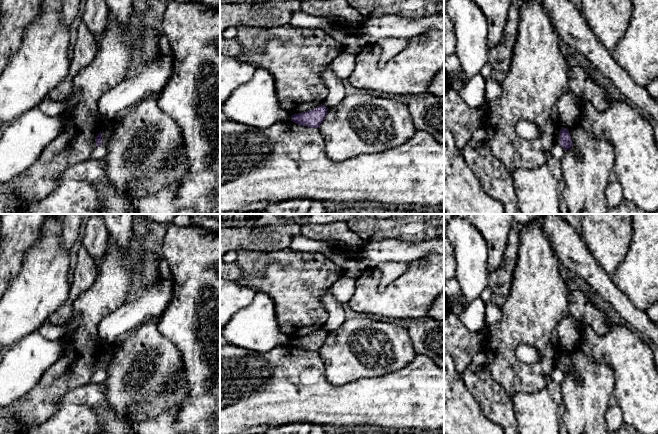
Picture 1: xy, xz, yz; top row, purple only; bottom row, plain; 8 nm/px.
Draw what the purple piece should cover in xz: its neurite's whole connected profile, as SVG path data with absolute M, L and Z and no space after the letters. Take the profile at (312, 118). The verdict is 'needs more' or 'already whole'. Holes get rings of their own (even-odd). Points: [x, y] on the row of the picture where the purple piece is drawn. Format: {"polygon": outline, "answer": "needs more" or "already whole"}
{"polygon": "M321 104L313 109L292 115L291 121L299 125L318 128L327 111L328 108Z", "answer": "already whole"}

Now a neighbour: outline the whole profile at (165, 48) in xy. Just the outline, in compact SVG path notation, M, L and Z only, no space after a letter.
M163 33L159 38L159 48L161 54L171 54L171 46L169 44L168 38Z

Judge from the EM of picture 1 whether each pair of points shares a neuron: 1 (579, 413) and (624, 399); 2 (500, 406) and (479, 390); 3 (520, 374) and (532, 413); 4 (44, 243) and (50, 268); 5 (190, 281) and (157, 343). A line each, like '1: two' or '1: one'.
1: two
2: one
3: two
4: one
5: two

